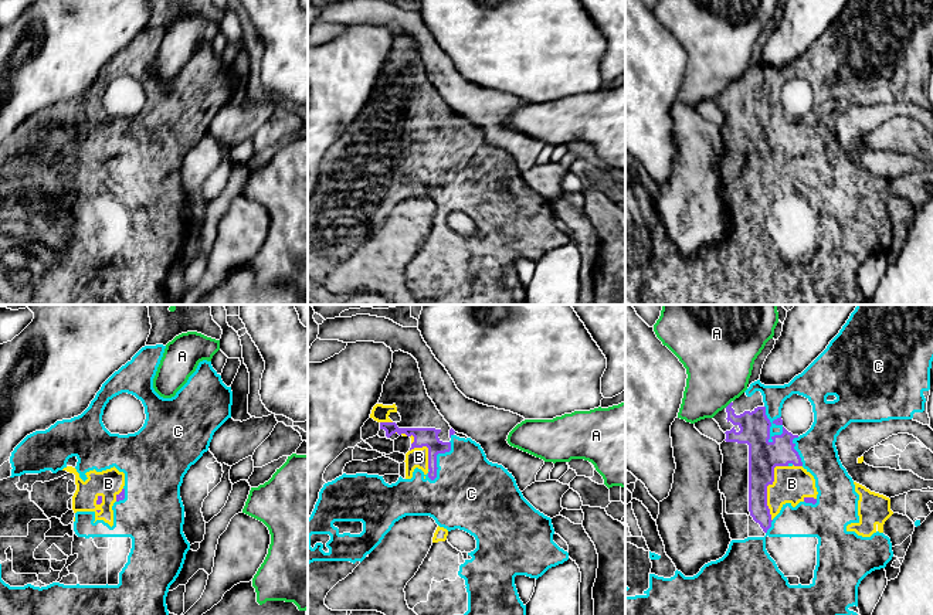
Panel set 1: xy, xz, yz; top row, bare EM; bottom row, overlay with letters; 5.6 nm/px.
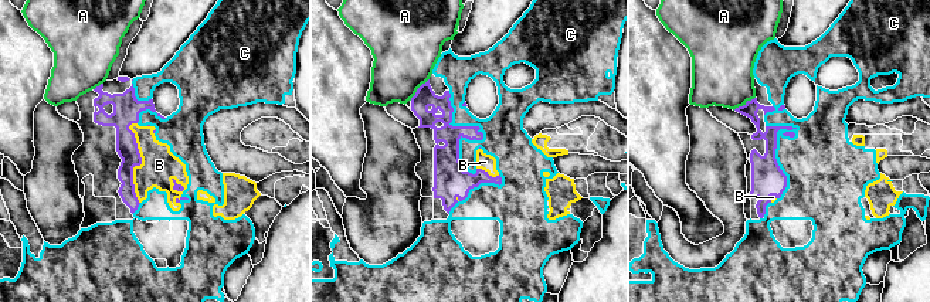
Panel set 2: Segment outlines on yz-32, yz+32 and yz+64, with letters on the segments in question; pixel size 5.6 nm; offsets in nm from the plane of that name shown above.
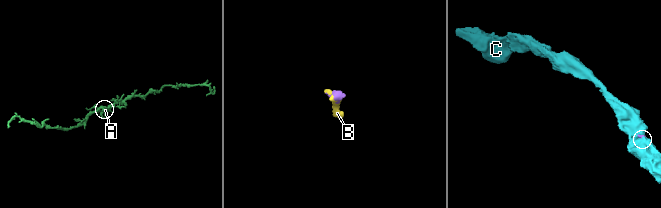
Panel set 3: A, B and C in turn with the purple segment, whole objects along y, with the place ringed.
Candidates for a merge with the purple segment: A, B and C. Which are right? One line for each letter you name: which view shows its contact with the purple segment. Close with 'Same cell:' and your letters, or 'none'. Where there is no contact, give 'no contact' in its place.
B: meets purple in yz
C: meets purple in yz
Same cell: B, C

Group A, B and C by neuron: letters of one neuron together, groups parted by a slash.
A / B C

